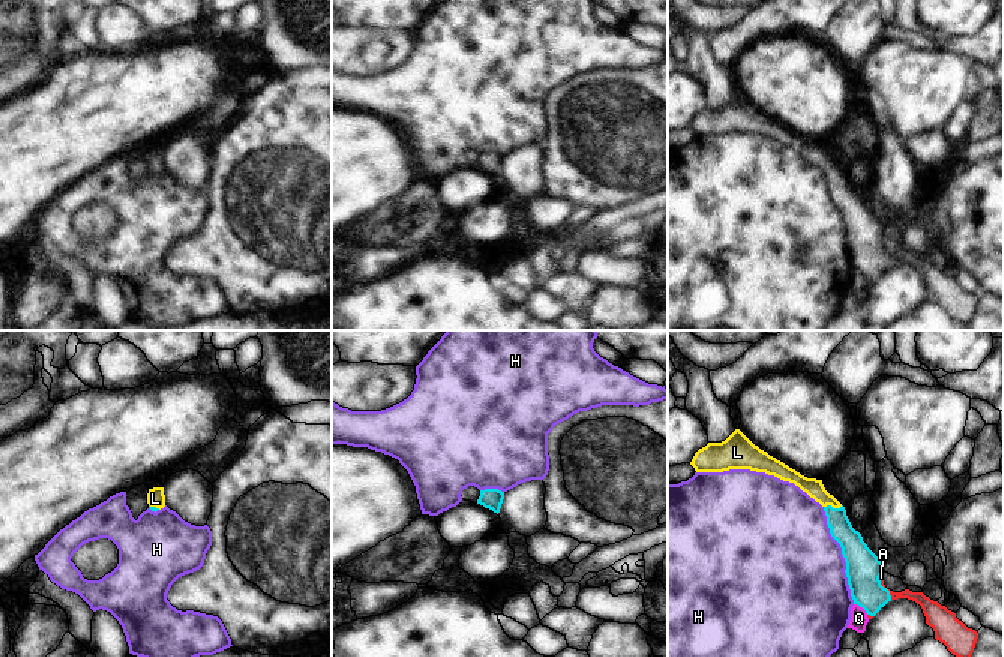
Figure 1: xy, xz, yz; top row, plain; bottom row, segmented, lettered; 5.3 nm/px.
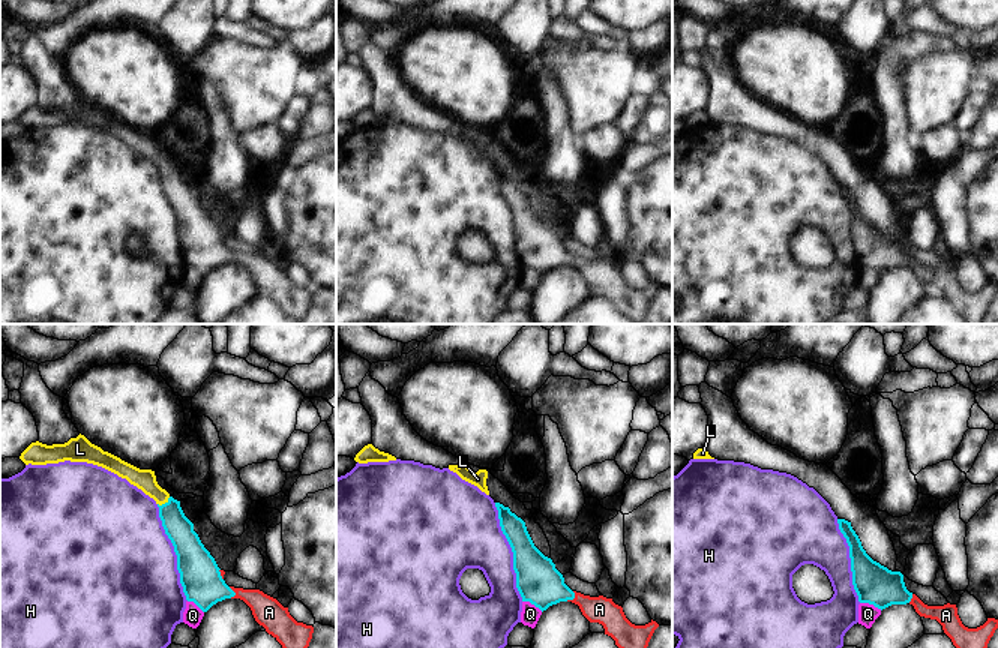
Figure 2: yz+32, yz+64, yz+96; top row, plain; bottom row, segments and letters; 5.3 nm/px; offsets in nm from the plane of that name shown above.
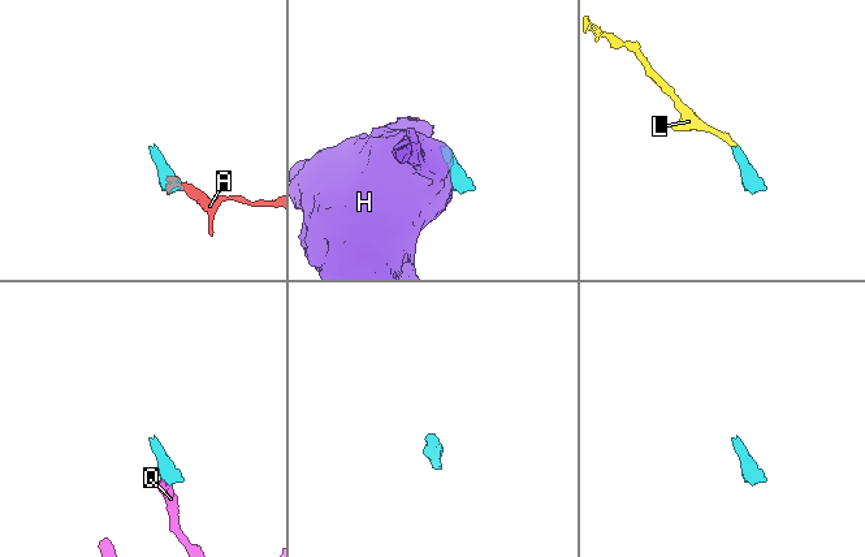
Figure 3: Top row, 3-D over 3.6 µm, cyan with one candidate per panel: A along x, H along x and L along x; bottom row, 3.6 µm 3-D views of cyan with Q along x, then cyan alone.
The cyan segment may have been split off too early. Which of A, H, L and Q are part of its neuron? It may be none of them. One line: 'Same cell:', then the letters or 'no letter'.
Same cell: A, L.

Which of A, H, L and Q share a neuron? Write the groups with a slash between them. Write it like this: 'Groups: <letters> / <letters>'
Groups: A L / H / Q.

